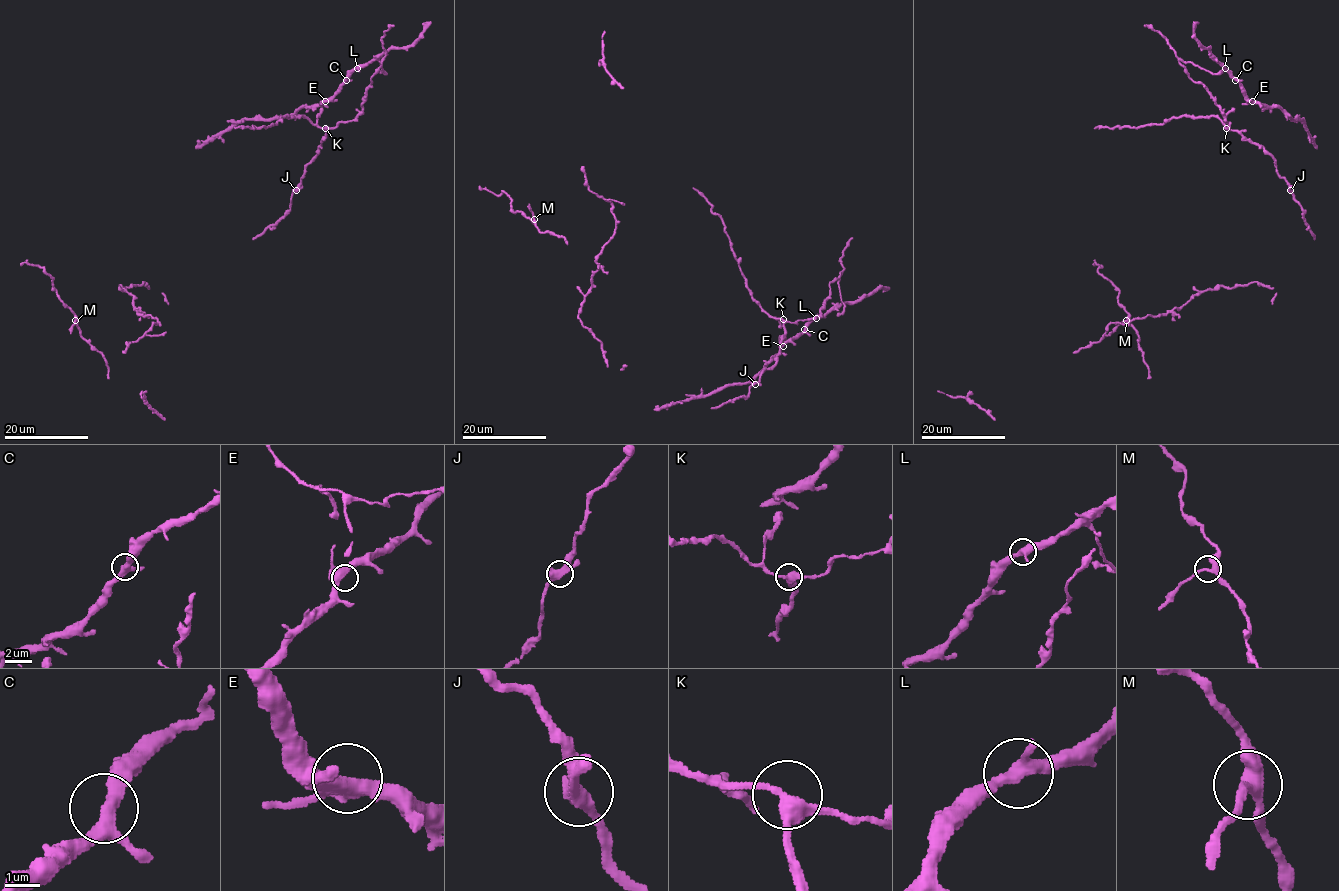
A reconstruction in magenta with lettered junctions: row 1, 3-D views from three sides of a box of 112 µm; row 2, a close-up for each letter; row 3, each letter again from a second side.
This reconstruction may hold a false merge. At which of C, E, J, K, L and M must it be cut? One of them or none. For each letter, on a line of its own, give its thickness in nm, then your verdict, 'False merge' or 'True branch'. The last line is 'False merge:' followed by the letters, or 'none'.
C: Thickness 360 nm. True branch
E: Thickness 400 nm. True branch
J: Thickness 360 nm. True branch
K: Thickness 360 nm. True branch
L: Thickness 320 nm. True branch
M: Thickness 280 nm. True branch
False merge: none

